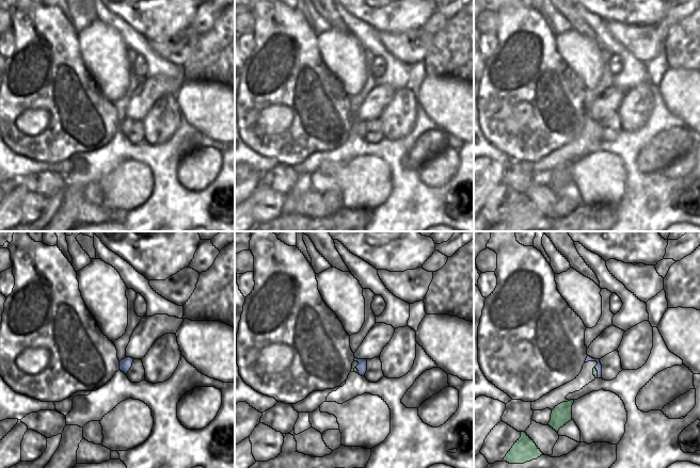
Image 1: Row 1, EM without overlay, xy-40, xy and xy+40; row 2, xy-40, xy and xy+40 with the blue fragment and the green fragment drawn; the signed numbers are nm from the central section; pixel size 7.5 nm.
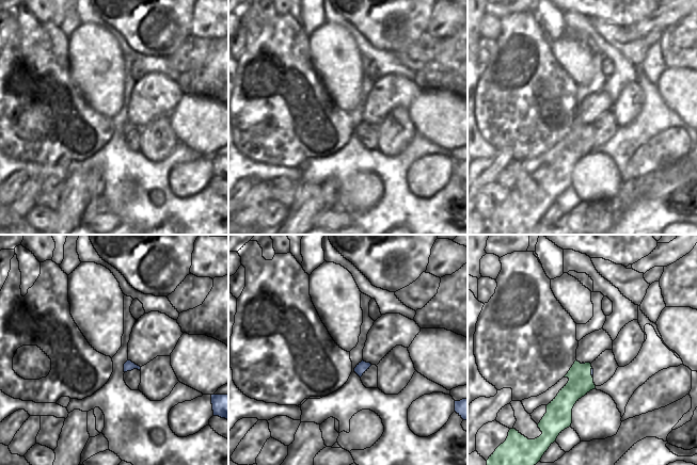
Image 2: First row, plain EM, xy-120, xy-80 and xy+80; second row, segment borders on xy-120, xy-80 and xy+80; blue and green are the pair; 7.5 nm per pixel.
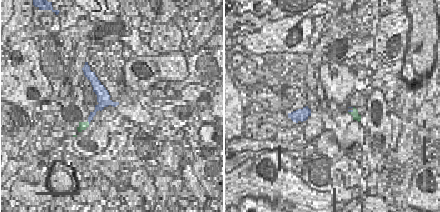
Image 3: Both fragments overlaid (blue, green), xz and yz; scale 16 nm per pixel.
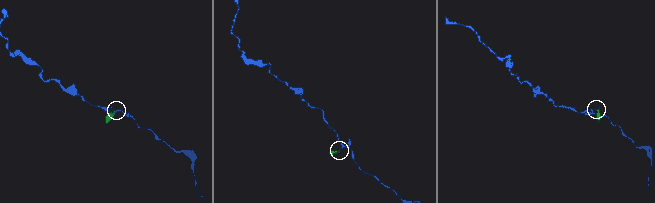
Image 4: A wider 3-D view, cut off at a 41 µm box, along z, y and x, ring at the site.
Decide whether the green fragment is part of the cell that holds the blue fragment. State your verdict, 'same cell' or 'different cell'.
same cell

